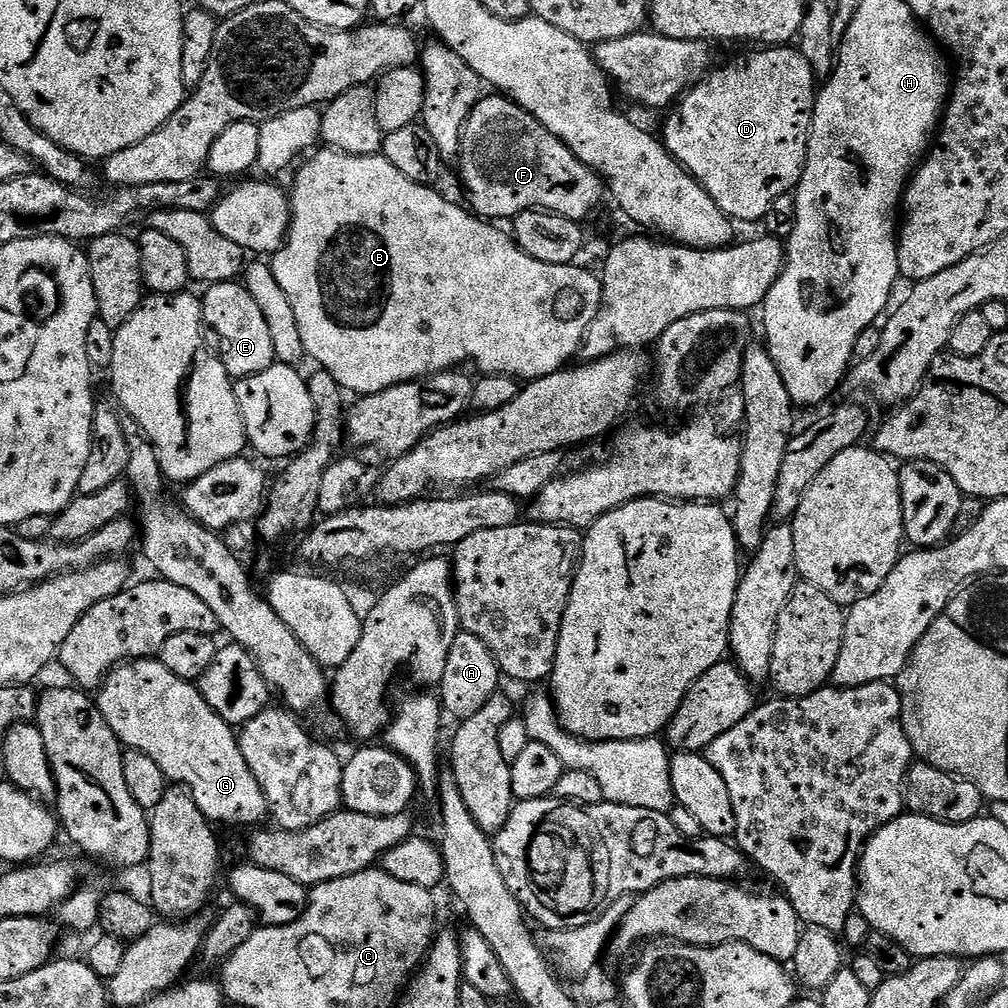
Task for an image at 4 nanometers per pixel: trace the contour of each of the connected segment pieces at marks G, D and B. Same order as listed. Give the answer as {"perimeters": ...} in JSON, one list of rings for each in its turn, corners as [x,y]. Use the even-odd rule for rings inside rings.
{"perimeters":[[[[158,658],[129,660],[117,664],[108,673],[98,689],[95,702],[100,707],[102,718],[106,718],[110,730],[114,730],[121,745],[125,749],[142,750],[142,754],[154,758],[169,782],[183,786],[191,794],[205,818],[217,825],[256,824],[252,826],[263,825],[260,823],[269,819],[268,799],[258,778],[250,766],[246,766],[246,758],[242,758],[240,742],[233,725],[228,724],[210,707],[193,681],[178,678],[178,674],[166,670]]],[[[768,46],[760,51],[764,52],[750,57],[745,64],[728,64],[725,68],[713,67],[703,80],[693,84],[680,97],[675,107],[667,113],[667,115],[669,114],[668,121],[664,124],[664,136],[662,135],[664,149],[703,186],[706,194],[710,194],[710,198],[714,198],[714,202],[733,222],[739,222],[739,220],[763,221],[766,210],[770,210],[770,205],[774,203],[774,198],[782,198],[782,194],[792,192],[799,184],[804,173],[804,163],[808,160],[808,137],[812,131],[812,109],[816,107],[818,78],[813,74],[810,62],[806,62],[806,58],[802,58],[800,49],[795,46]]],[[[323,151],[309,155],[299,165],[300,173],[290,187],[292,225],[288,228],[287,241],[271,257],[270,267],[274,278],[278,278],[278,286],[282,286],[286,298],[290,298],[305,353],[311,359],[313,356],[320,363],[317,365],[331,374],[345,393],[356,392],[357,397],[372,396],[390,386],[398,386],[408,380],[421,380],[423,376],[432,376],[435,372],[456,370],[468,366],[464,365],[468,363],[472,363],[480,374],[497,372],[515,376],[521,382],[531,382],[559,372],[569,363],[572,355],[575,357],[579,353],[588,327],[600,309],[602,280],[597,273],[595,276],[584,268],[576,268],[575,263],[551,264],[530,258],[530,254],[520,249],[509,233],[507,236],[500,229],[503,227],[473,214],[467,207],[459,208],[454,201],[439,196],[435,187],[410,182],[410,178],[406,178],[406,174],[399,172],[382,154],[351,156],[345,152]]]]}

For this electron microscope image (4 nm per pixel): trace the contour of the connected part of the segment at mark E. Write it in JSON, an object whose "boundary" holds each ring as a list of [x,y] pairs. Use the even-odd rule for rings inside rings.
{"boundary":[[[243,283],[210,284],[203,292],[202,323],[211,335],[212,332],[216,335],[215,347],[229,376],[253,376],[277,363],[270,326],[266,326],[266,318],[262,315],[262,310],[258,310],[258,302],[250,298]]]}

